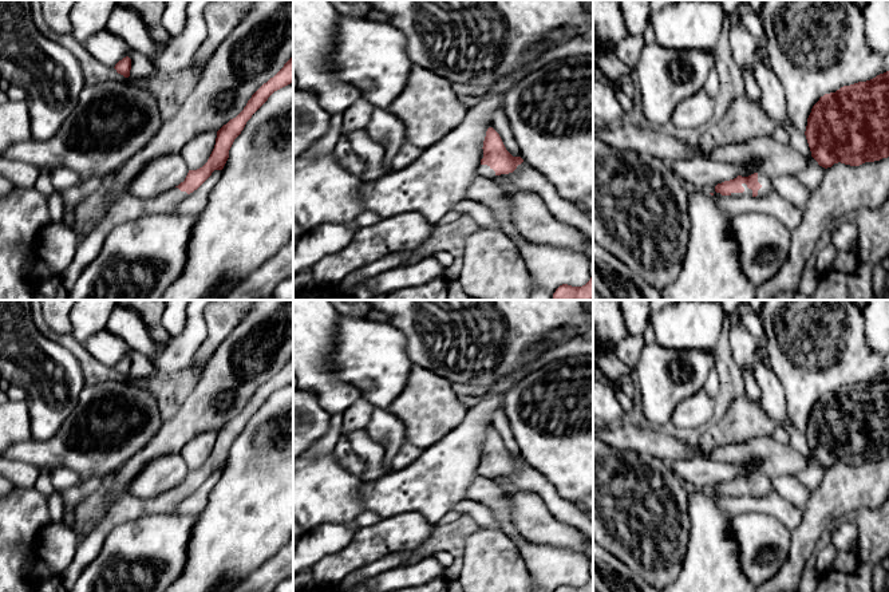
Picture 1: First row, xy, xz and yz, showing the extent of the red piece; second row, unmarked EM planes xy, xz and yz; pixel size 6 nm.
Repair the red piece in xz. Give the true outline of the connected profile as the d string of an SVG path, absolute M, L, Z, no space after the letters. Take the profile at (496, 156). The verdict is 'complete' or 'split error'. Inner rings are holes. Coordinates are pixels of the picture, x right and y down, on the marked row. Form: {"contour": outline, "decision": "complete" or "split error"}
{"contour": "M489 127L483 141L483 154L477 169L478 177L495 177L513 173L523 162L521 157L513 157L505 147L499 134Z", "decision": "split error"}

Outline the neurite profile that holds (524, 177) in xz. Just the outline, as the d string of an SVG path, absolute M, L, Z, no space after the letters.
M522 162L513 173L493 177L493 182L503 193L525 190L540 196L556 218L578 229L593 242L593 221L576 202L561 198L545 175L528 163Z

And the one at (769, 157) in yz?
M773 137L722 146L706 158L731 165L752 165L758 173L769 179L797 175L809 166L809 159L801 153L790 145L777 142Z

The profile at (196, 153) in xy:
M206 131L194 137L190 142L185 145L181 155L186 162L189 170L197 170L208 162L214 149L216 138L217 131Z

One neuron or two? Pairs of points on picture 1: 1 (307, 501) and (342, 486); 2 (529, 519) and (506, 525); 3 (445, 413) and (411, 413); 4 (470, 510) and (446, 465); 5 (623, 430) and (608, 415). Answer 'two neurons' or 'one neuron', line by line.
1: one neuron
2: two neurons
3: one neuron
4: two neurons
5: two neurons

